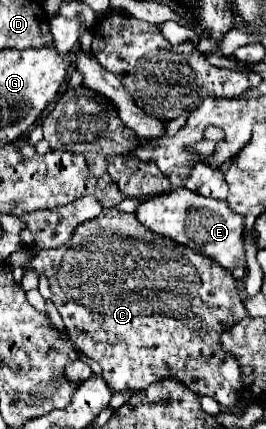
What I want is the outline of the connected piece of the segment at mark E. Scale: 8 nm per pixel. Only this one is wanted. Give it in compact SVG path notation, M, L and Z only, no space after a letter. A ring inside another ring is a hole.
M175 188L153 196L139 204L135 212L137 220L155 234L167 236L191 250L219 262L225 270L229 270L235 280L243 280L245 276L245 250L243 250L243 216L229 210L223 200L205 198L189 188Z

